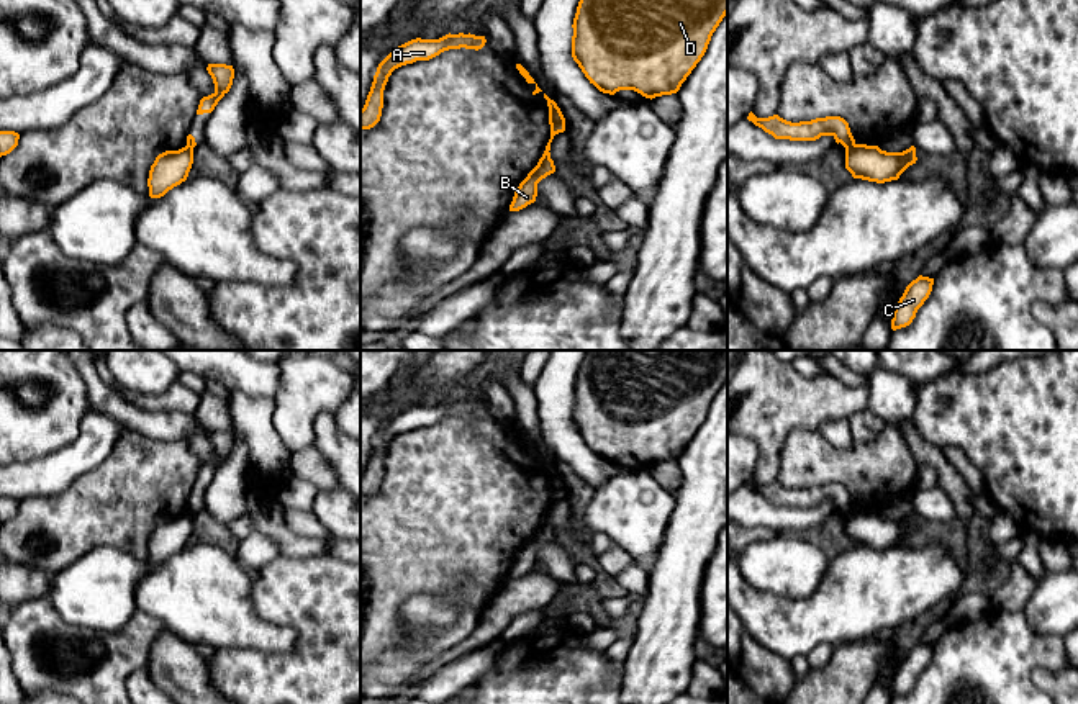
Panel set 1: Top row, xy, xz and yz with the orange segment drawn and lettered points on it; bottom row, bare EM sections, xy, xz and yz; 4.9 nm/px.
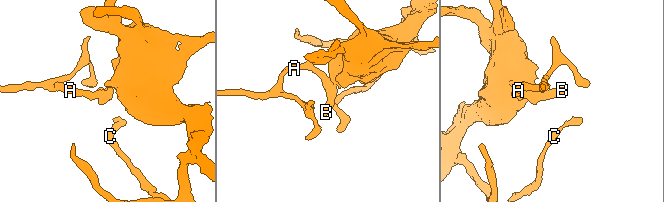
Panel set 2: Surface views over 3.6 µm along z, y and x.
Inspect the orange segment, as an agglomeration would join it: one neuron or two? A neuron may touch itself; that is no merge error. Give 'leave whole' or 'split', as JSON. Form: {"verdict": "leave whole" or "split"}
{"verdict": "split"}

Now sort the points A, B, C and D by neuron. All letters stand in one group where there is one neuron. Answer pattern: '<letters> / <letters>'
A B / C D

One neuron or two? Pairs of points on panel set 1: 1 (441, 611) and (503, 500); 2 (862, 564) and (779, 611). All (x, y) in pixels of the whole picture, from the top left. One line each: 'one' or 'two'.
1: two
2: one

